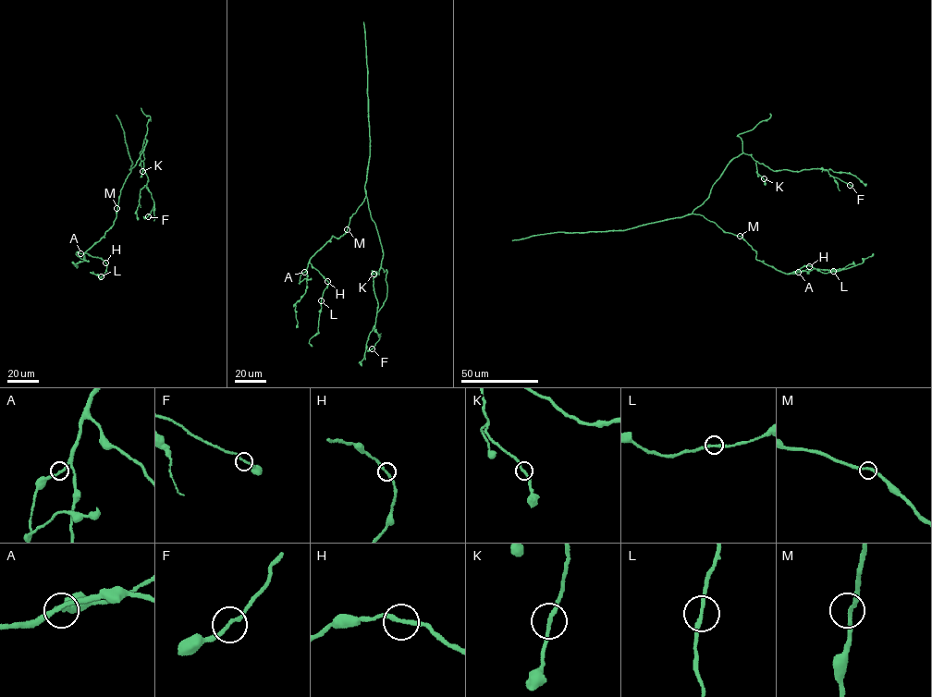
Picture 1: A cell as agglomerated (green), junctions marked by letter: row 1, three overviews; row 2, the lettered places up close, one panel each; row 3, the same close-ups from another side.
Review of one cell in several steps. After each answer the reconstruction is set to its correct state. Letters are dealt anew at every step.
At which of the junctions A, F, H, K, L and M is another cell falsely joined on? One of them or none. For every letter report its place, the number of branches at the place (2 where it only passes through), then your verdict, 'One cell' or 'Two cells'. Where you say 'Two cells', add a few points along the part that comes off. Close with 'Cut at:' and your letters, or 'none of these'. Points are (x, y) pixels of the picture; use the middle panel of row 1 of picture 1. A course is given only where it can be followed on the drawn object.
A: Place: (304, 272). Branches: 2. One cell
F: Place: (372, 348). Branches: 2. One cell
H: Place: (327, 281). Branches: 2. One cell
K: Place: (374, 274). Branches: 2. One cell
L: Place: (321, 300). Branches: 2. One cell
M: Place: (347, 229). Branches: 2. One cell
Cut at: none of these

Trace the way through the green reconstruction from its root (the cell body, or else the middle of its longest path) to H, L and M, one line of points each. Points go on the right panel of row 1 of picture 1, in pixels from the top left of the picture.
H: (699, 214), (715, 223), (725, 232), (741, 236), (755, 251), (756, 259), (778, 270), (790, 274), (809, 266)
L: (699, 214), (741, 236), (756, 259), (778, 270), (790, 274), (808, 265), (833, 271)
M: (699, 214), (715, 223), (725, 232), (740, 236)

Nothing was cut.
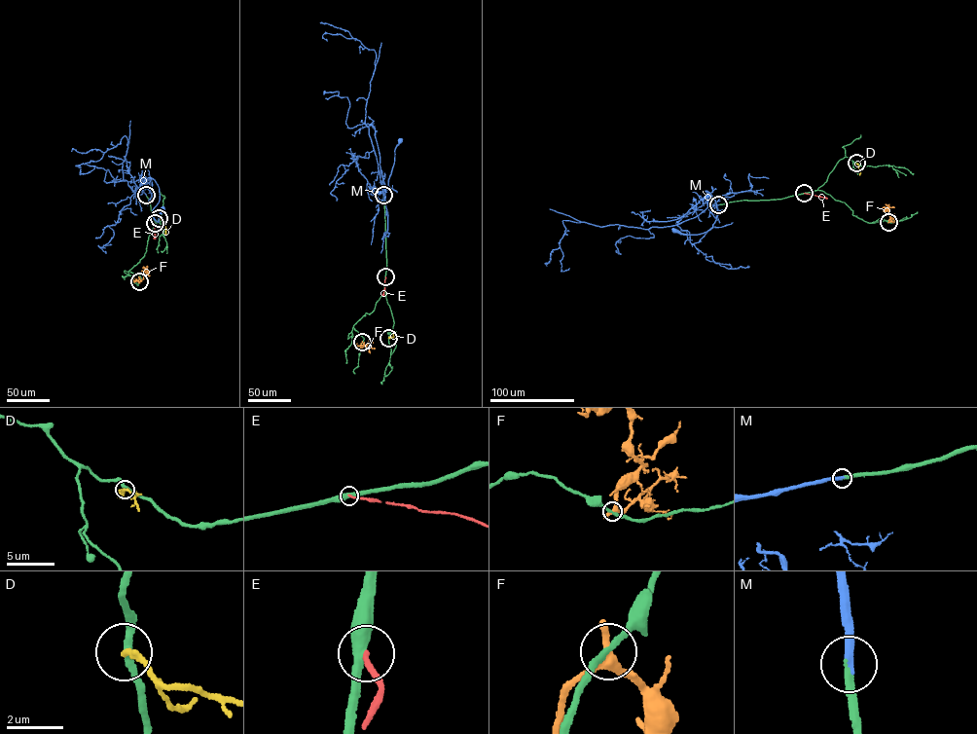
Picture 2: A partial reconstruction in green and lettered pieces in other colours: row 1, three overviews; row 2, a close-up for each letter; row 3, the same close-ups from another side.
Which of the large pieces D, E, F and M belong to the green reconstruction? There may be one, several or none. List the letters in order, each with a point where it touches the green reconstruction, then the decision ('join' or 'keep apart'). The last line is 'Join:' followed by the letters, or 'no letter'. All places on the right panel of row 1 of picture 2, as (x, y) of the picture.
D: contact (856, 163); keep apart
E: contact (804, 193); keep apart
F: contact (888, 222); keep apart
M: contact (718, 204); join
Join: M

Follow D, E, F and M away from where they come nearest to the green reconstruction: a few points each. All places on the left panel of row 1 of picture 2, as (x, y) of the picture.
D: (159, 218), (164, 224), (165, 234)
E: (155, 223), (155, 238)
F: (139, 281), (145, 275), (144, 269), (147, 273)
M: (146, 195), (135, 193), (124, 179), (126, 135), (99, 160), (75, 165), (81, 166)

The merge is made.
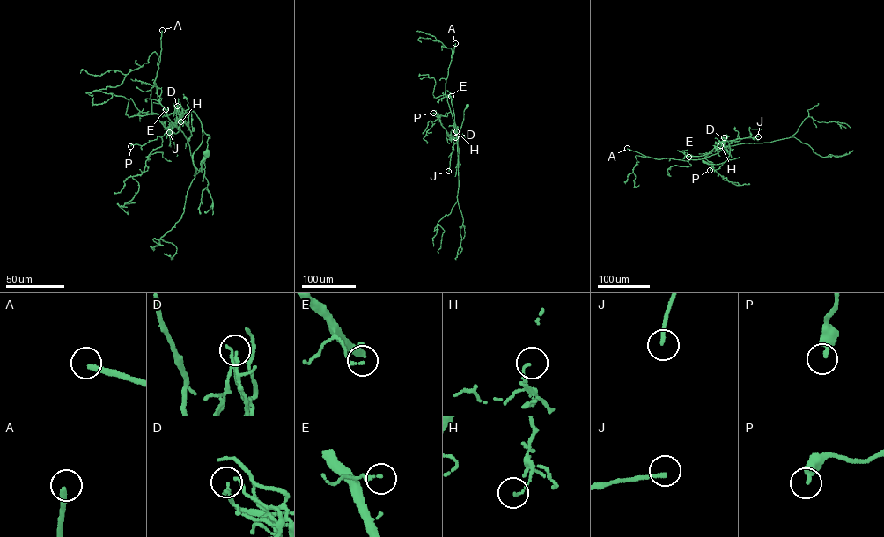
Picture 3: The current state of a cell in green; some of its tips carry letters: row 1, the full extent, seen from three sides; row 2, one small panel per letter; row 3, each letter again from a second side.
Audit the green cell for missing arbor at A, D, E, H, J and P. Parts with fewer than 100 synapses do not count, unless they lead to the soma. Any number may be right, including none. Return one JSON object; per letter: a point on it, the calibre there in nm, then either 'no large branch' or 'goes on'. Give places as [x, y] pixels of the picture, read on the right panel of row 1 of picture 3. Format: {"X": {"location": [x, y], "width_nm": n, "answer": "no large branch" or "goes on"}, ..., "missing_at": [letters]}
{"A": {"location": [627, 148], "width_nm": 260, "answer": "goes on"}, "D": {"location": [724, 137], "width_nm": 120, "answer": "no large branch"}, "E": {"location": [688, 157], "width_nm": 130, "answer": "no large branch"}, "H": {"location": [720, 145], "width_nm": 90, "answer": "no large branch"}, "J": {"location": [758, 136], "width_nm": 170, "answer": "no large branch"}, "P": {"location": [710, 170], "width_nm": 320, "answer": "no large branch"}, "missing_at": ["A"]}

